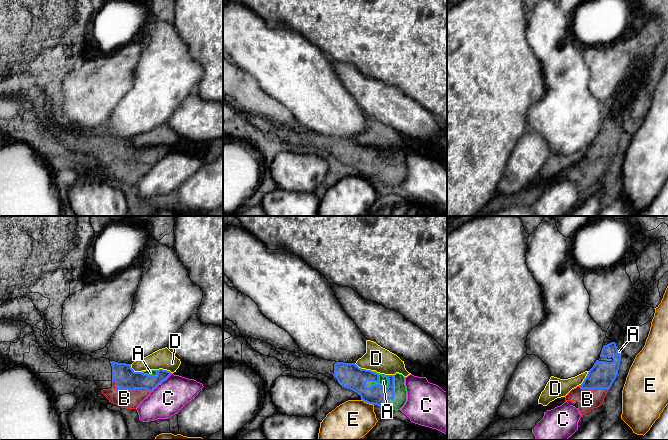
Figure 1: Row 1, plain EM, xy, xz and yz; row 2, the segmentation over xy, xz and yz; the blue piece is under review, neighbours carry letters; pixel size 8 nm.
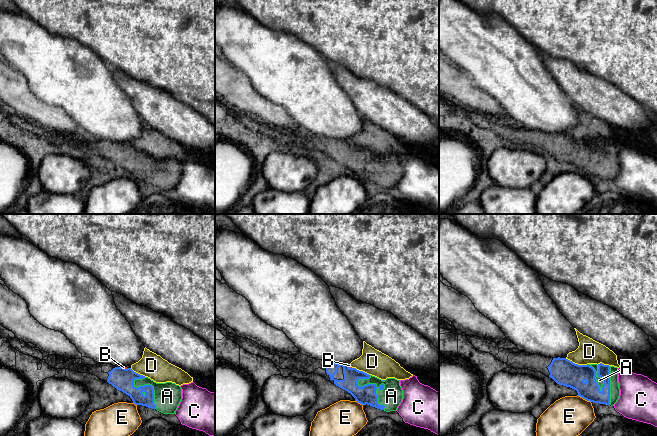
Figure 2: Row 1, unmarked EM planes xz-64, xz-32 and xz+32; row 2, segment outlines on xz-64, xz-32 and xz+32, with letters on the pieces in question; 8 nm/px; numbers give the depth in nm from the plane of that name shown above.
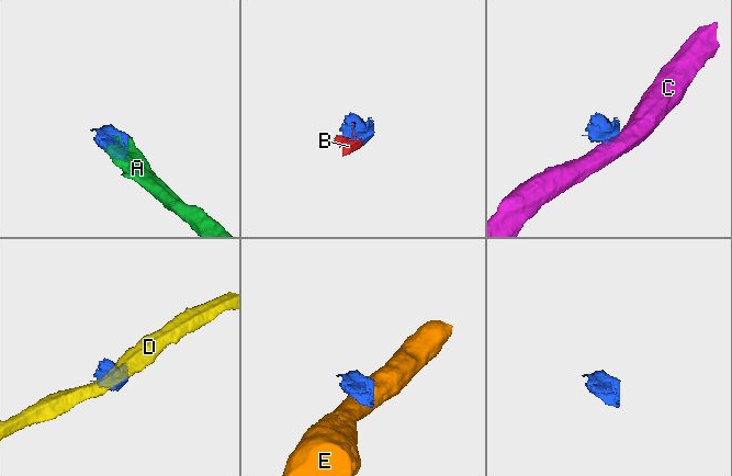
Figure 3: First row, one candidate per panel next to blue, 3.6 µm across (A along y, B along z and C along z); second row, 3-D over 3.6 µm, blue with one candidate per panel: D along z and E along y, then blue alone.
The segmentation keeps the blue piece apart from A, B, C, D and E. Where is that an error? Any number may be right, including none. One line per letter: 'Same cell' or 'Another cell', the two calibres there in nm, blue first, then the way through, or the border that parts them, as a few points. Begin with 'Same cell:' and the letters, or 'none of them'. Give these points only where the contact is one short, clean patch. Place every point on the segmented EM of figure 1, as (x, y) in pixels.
Same cell: A, B
A: Same cell. Thickness 200 nm (blue) against 70 nm
B: Same cell. Thickness 170 nm (blue) against 150 nm
C: Another cell. Thickness 160 nm (blue) against 280 nm. Boundary: xy (172, 373), (150, 393)
D: Another cell. Thickness 200 nm (blue) against 200 nm
E: Another cell. Thickness 200 nm (blue) against 320 nm. Boundary: xz (361, 399), (373, 405)

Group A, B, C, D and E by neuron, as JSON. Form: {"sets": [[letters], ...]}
{"sets": [["A", "B"], ["C"], ["D"], ["E"]]}

